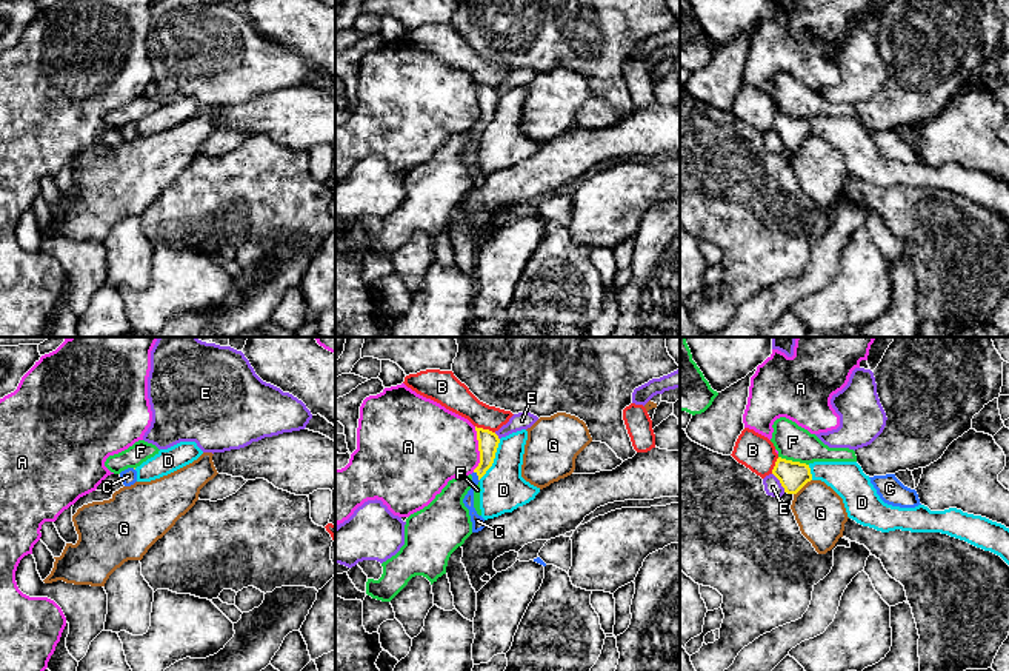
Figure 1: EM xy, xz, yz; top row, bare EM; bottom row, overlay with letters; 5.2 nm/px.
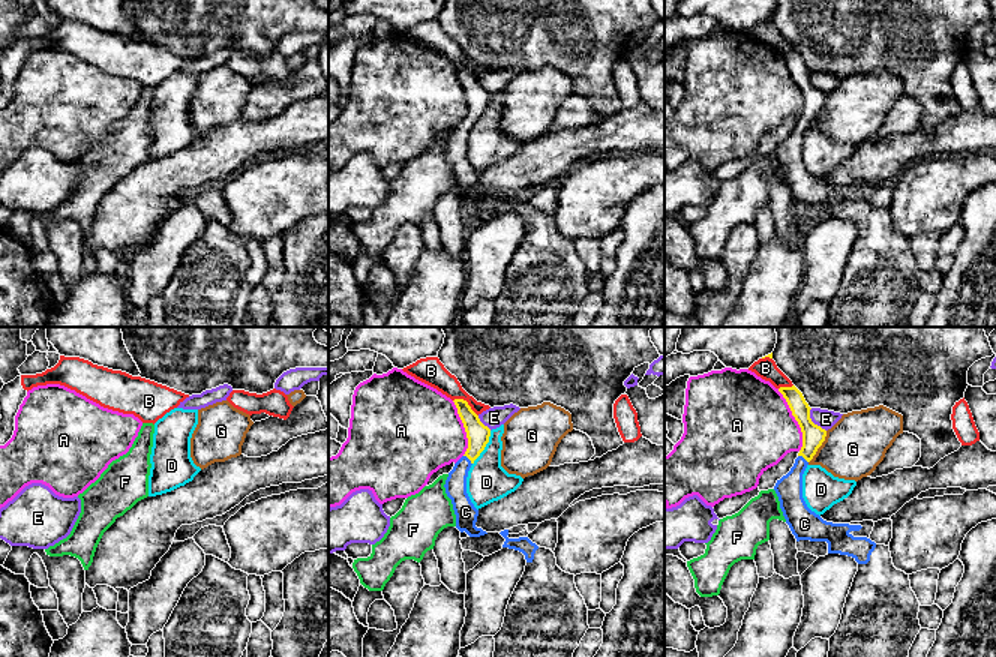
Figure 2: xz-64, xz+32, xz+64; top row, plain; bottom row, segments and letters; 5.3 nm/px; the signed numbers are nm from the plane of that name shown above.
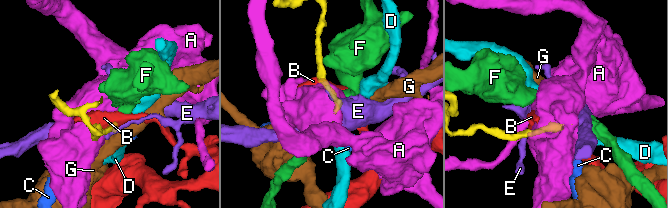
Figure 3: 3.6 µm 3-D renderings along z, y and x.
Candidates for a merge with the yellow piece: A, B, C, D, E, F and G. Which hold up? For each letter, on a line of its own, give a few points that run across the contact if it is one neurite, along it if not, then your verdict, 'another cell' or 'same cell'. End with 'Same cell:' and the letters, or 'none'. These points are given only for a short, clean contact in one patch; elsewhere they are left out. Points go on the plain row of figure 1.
A: another cell
B: another cell
C: line xz (488, 97), (486, 117), (477, 130), (469, 150), (477, 176); same cell
D: another cell
E: line yz (772, 128), (785, 146); another cell
F: another cell
G: line yz (811, 134), (794, 150); another cell
Same cell: C

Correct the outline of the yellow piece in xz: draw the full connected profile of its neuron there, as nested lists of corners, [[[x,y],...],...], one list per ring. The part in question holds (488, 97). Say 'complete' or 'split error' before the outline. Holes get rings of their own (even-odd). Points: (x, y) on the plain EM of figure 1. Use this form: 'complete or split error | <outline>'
split error | [[[477,82],[475,86],[478,95],[480,119],[471,129],[472,143],[468,146],[468,149],[463,154],[465,162],[469,165],[472,188],[478,188],[485,183],[485,174],[478,171],[474,163],[474,143],[478,140],[480,134],[486,129],[486,126],[492,122],[500,98],[500,94],[495,88]]]

